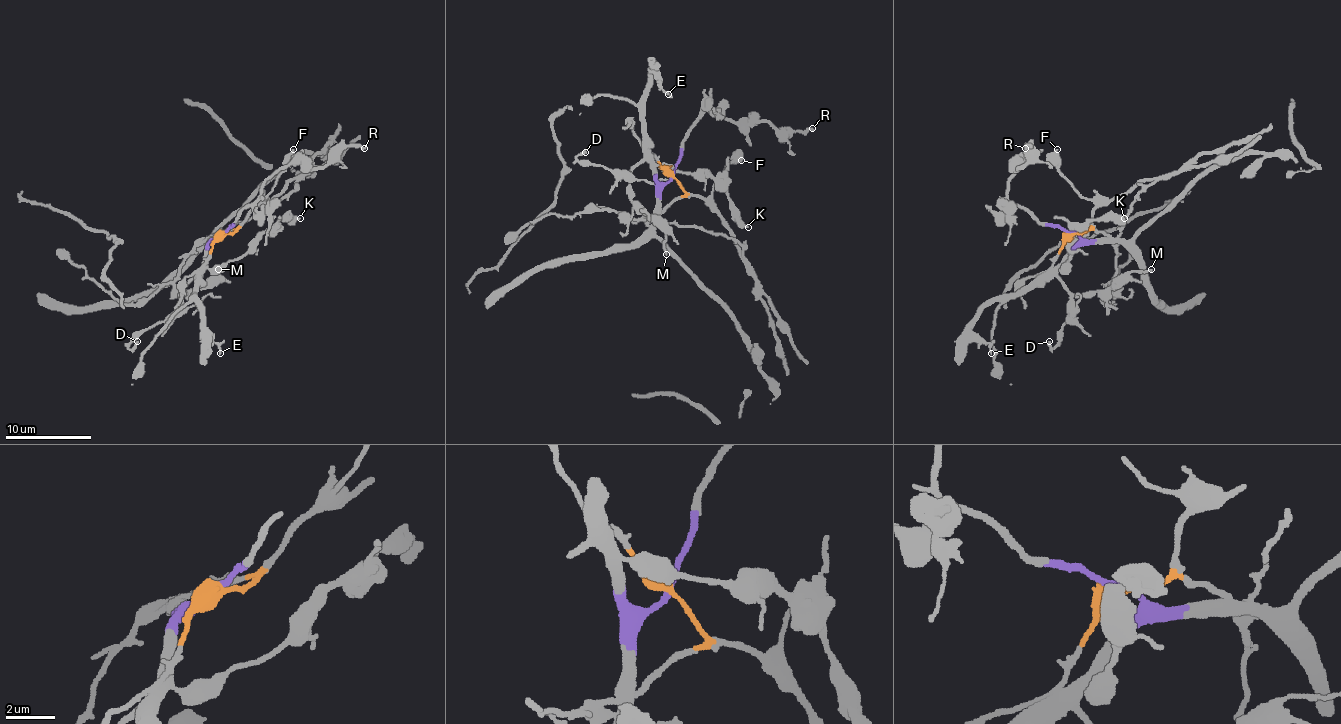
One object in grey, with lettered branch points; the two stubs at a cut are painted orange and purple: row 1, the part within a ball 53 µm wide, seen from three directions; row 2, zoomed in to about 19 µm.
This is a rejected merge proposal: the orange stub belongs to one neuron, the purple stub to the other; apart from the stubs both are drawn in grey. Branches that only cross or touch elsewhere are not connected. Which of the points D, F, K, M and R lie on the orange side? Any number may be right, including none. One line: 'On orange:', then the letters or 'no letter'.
On orange: F

